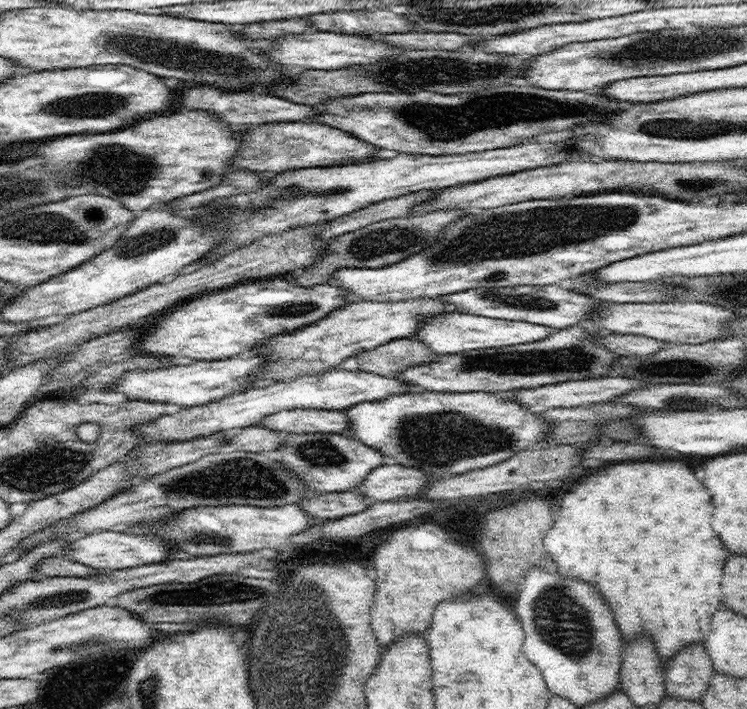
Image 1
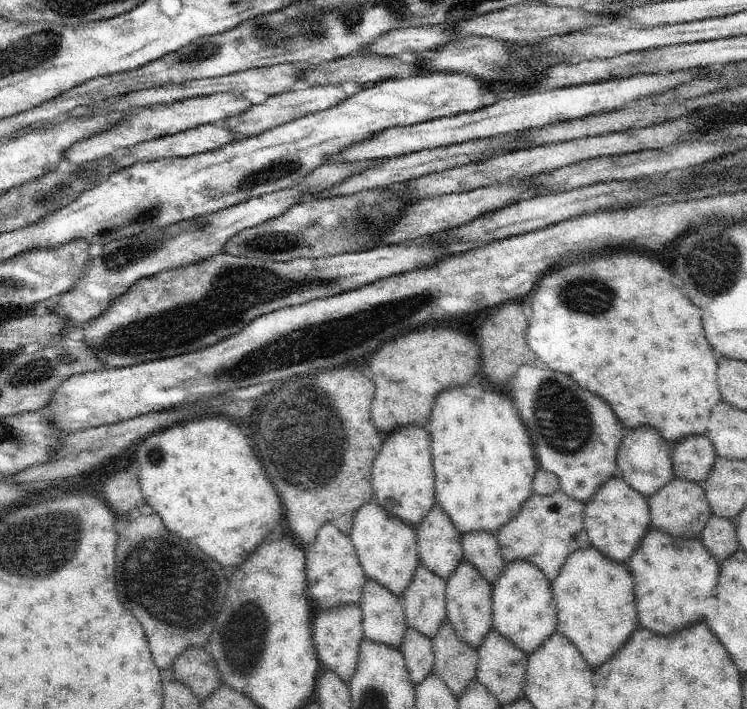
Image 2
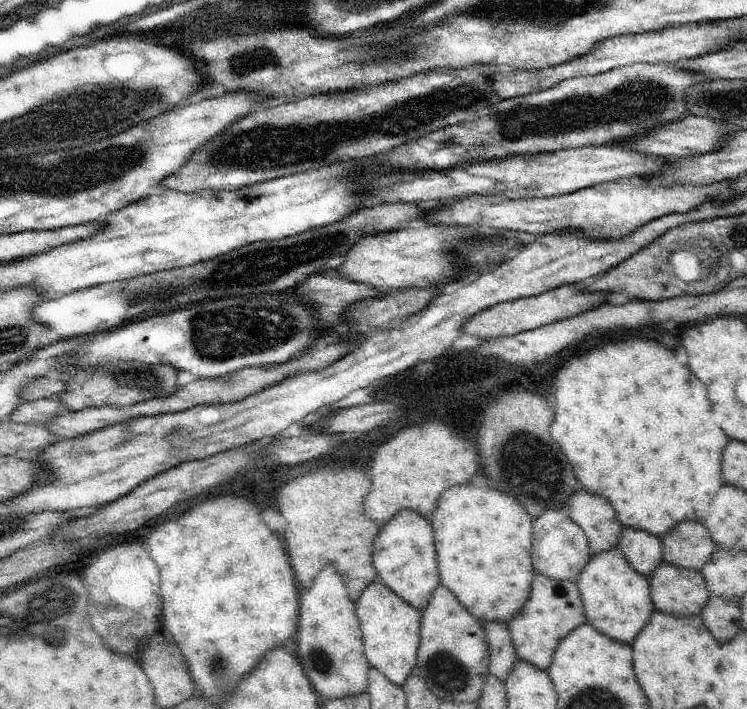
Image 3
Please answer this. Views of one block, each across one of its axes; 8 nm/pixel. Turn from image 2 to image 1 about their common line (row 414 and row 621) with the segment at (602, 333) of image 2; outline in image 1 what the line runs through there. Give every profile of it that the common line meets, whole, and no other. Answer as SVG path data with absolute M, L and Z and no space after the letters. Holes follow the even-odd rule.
M662 460L662 462L624 462L624 464L614 464L614 466L606 466L606 468L598 468L594 474L592 474L594 470L591 470L588 474L585 474L580 479L580 484L574 488L571 492L568 492L561 500L562 500L562 510L560 510L560 516L558 516L558 520L555 518L554 525L548 532L546 536L543 538L543 545L546 550L546 553L550 552L552 554L552 558L556 560L556 564L558 564L558 568L560 568L560 574L562 576L574 576L574 578L578 578L578 580L586 580L586 582L590 582L590 584L594 584L600 592L602 592L602 596L604 596L604 600L612 606L612 610L614 610L614 618L616 618L616 624L618 624L618 628L620 628L620 632L624 634L624 638L628 640L626 644L630 642L630 640L634 640L634 636L638 636L638 634L650 634L652 638L654 638L654 642L656 642L656 650L658 650L658 654L660 654L660 658L662 658L663 662L666 663L667 660L674 656L679 650L682 650L686 645L692 644L692 642L696 643L704 643L706 640L706 636L711 631L710 626L710 618L712 618L712 614L718 610L718 606L722 604L720 600L722 600L722 568L724 568L724 562L726 562L726 558L730 556L730 550L728 548L724 548L724 544L722 544L722 540L718 538L718 534L710 528L710 516L712 516L712 510L714 510L714 502L712 502L712 496L710 496L710 490L696 478L696 474L694 474L694 470L686 464L686 462L680 462L680 460Z

